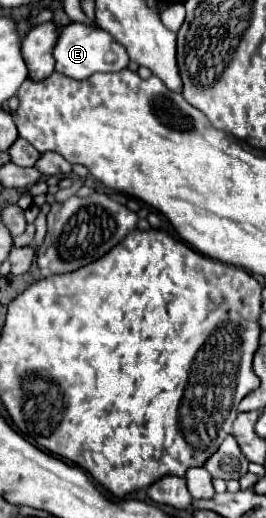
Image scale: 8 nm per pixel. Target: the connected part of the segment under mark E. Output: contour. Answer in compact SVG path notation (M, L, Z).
M72 23L60 31L58 43L54 47L54 59L56 59L56 71L72 79L86 79L98 71L102 73L122 71L128 67L130 61L126 49L110 33L106 33L96 25L92 27L86 23Z

